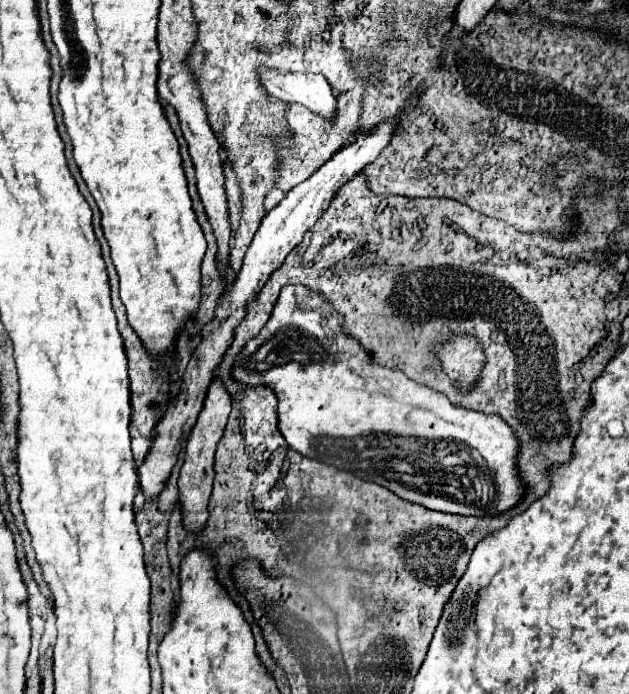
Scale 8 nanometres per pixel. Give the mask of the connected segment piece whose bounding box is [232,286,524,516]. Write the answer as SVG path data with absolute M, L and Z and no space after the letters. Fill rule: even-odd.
M306 286L282 288L268 324L236 356L232 376L248 386L268 384L276 392L278 428L290 448L294 448L302 456L316 458L340 470L352 472L362 480L380 484L408 502L416 502L430 510L450 514L490 516L516 506L524 494L524 486L516 470L516 436L498 414L482 414L476 410L454 406L444 394L416 384L400 370L370 364L370 356L362 350L362 346L342 334L342 316L320 294L308 290ZM380 434L414 436L424 440L462 440L464 444L480 452L480 476L476 468L454 468L452 472L424 470L418 464L402 462L396 456L380 458Z

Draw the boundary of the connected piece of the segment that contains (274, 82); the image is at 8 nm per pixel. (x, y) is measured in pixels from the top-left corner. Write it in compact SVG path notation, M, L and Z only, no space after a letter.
M262 70L260 78L270 96L284 100L286 104L302 104L328 122L334 122L336 98L322 74L284 74Z

